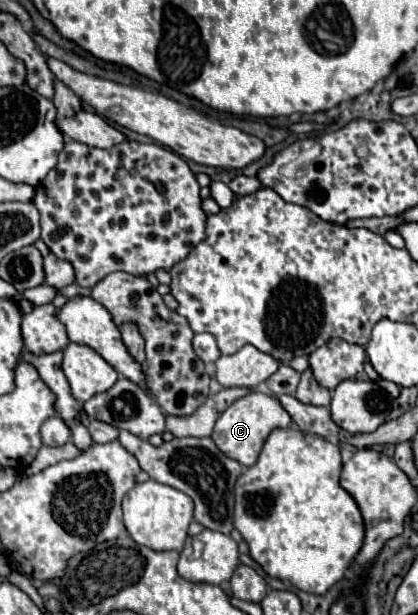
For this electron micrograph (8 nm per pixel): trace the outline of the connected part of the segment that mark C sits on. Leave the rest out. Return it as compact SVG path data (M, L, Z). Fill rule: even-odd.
M250 391L246 397L240 397L236 403L232 403L216 421L214 431L212 431L212 441L218 445L222 453L228 457L236 459L238 463L250 467L256 463L260 449L270 435L270 431L278 427L288 427L292 425L292 417L280 407L280 401L272 393L262 393L262 391Z

